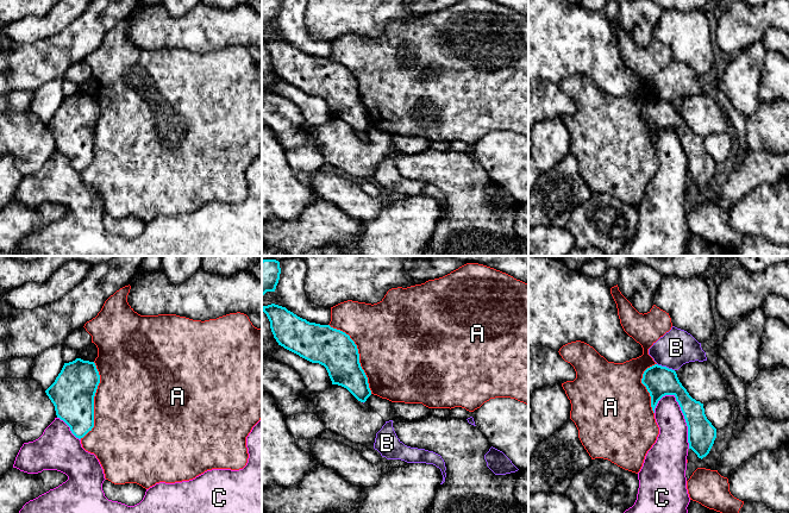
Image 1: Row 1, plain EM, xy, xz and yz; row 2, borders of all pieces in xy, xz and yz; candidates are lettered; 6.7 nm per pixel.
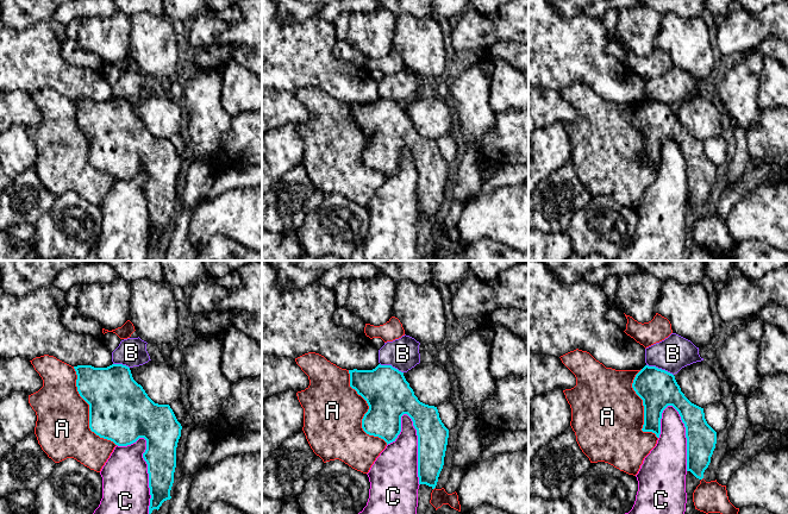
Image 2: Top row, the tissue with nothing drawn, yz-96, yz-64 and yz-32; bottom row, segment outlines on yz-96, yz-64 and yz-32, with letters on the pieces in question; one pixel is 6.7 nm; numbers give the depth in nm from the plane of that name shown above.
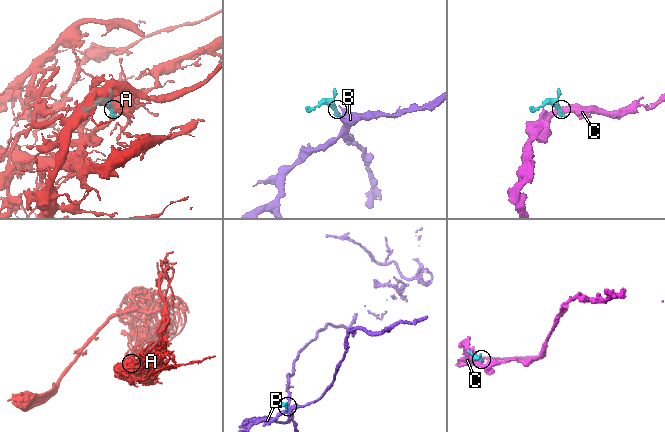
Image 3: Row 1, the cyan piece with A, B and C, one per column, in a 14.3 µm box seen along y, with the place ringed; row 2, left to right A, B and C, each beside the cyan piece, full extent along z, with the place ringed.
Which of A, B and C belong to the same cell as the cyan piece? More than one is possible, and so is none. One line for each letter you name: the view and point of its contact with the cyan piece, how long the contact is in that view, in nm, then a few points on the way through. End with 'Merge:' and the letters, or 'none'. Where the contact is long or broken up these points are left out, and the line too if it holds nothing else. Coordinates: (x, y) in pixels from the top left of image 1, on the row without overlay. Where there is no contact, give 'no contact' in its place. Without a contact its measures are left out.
Merge: none

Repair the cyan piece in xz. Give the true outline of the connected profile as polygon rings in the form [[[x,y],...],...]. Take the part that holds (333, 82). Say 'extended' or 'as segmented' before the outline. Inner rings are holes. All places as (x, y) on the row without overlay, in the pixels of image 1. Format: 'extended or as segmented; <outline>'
as segmented; [[[271,37],[262,39],[262,44],[270,55],[270,62],[278,79],[299,88],[300,90],[324,99],[332,118],[346,121],[358,134],[365,136],[371,129],[368,111],[359,96],[357,79],[345,65],[330,58],[309,56],[288,44],[286,40]]]

